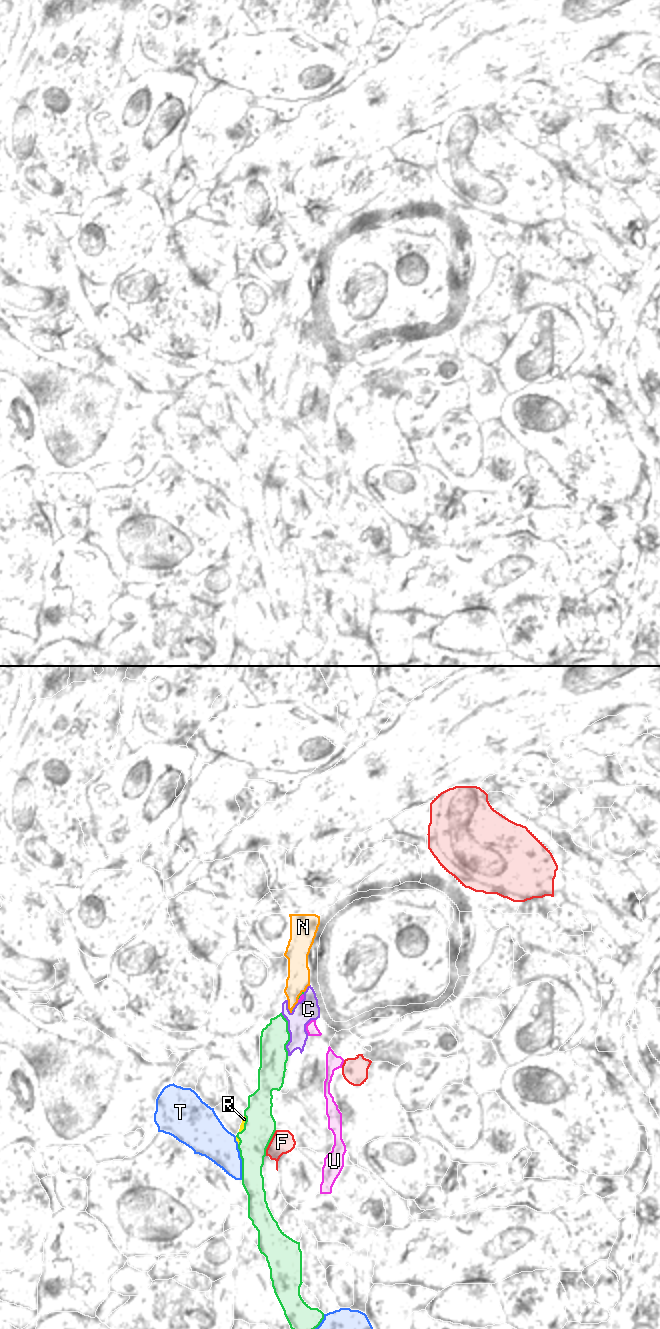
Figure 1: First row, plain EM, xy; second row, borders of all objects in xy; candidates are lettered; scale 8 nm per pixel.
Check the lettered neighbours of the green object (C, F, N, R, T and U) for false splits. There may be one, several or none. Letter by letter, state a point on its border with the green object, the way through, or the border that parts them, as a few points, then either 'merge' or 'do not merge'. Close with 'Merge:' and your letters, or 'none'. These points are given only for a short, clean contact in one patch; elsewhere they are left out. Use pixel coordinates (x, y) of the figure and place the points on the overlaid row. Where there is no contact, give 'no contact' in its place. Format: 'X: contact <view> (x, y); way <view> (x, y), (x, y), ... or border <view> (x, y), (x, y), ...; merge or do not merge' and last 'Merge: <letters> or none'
C: contact xy (289, 1034); do not merge
F: contact xy (269, 1142); border xy (276, 1130), (266, 1149), (265, 1155); do not merge
N: contact xy (300, 995); merge
R: contact xy (244, 1124); border xy (244, 1115), (244, 1127), (239, 1132); do not merge
T: contact xy (242, 1162); do not merge
U: contact xy (300, 995); border xy (302, 993), (298, 998); do not merge
Merge: N

